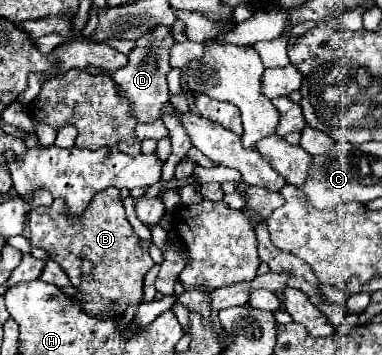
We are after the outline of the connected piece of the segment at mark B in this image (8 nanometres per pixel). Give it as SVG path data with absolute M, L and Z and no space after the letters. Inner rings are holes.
M104 189L104 193L96 193L80 217L64 217L64 201L54 199L50 207L36 207L28 221L32 245L46 249L68 273L72 285L80 287L76 297L84 301L86 313L120 317L128 305L142 299L144 275L154 267L154 261L138 247L138 235L126 219L118 189ZM80 257L88 257L96 263L96 273L92 273L92 277L80 277Z

